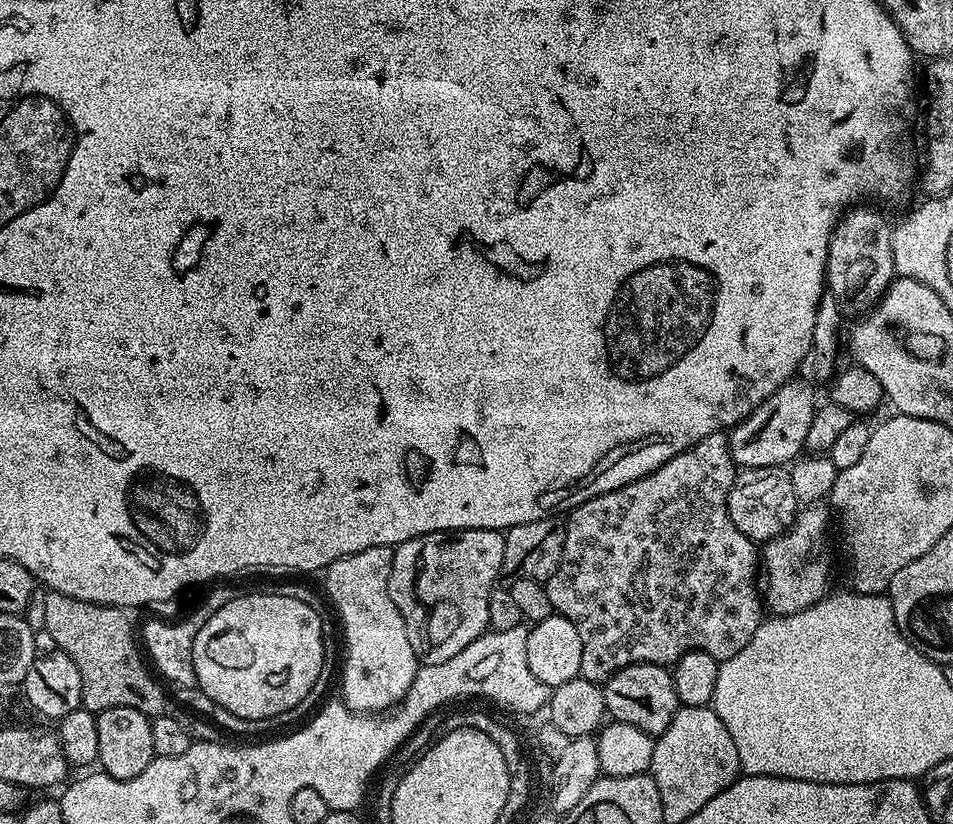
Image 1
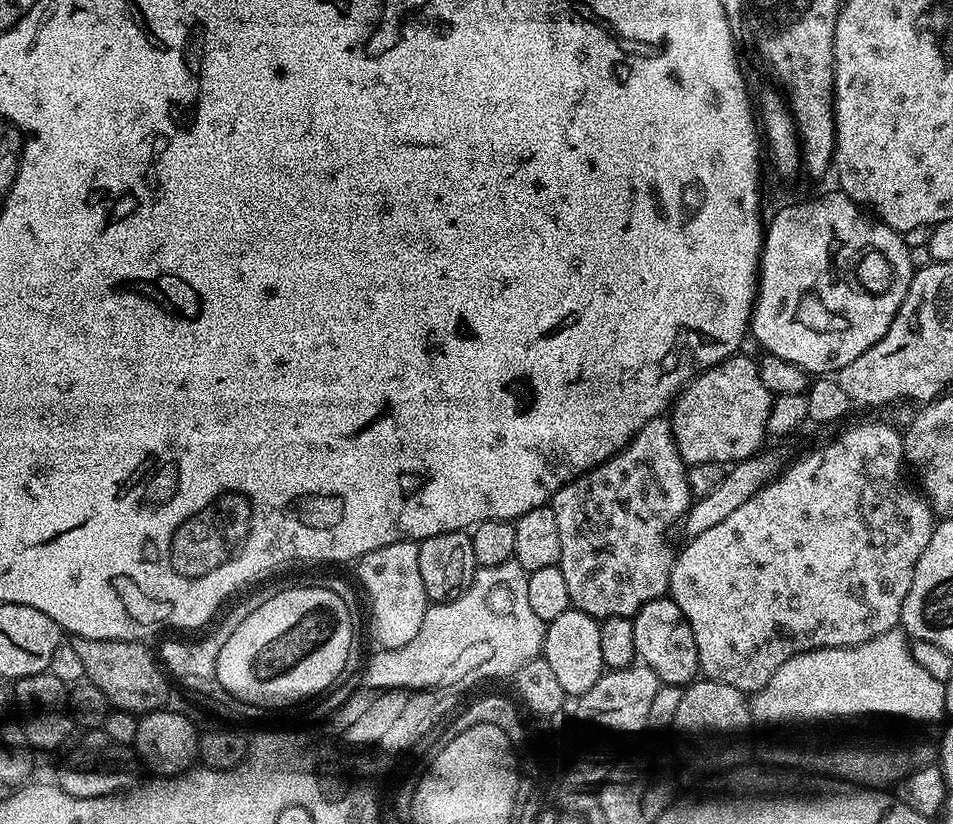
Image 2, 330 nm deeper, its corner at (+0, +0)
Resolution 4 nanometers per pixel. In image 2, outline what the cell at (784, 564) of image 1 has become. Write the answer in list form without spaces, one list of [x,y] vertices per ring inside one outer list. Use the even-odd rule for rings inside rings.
[[[864,420],[861,424],[852,424],[849,428],[842,429],[829,444],[806,453],[789,468],[787,465],[775,480],[746,498],[746,502],[742,502],[742,506],[738,506],[734,514],[718,522],[718,526],[710,526],[706,534],[691,537],[687,541],[688,545],[676,552],[676,560],[668,579],[668,591],[678,610],[682,610],[686,622],[690,622],[690,630],[694,630],[700,672],[707,679],[734,686],[745,694],[755,694],[762,690],[762,686],[766,686],[766,682],[770,682],[770,678],[774,678],[774,670],[778,670],[782,662],[798,654],[819,648],[858,646],[862,642],[870,642],[870,638],[878,638],[878,634],[886,634],[900,624],[902,602],[906,602],[910,582],[914,582],[914,566],[918,566],[918,558],[922,558],[922,550],[926,550],[926,542],[930,542],[934,527],[931,504],[917,489],[916,493],[904,481],[904,468],[906,469],[904,437],[899,431],[895,432],[890,425],[883,424],[880,420]]]

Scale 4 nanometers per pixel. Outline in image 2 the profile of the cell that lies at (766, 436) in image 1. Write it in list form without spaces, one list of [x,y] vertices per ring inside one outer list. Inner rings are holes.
[[[743,354],[731,356],[723,364],[715,364],[692,377],[683,392],[676,397],[670,408],[672,433],[674,442],[678,446],[678,454],[685,465],[714,462],[731,466],[756,455],[765,447],[764,440],[768,436],[768,419],[770,406],[774,399],[772,392],[762,386],[762,378],[758,378],[757,361],[753,357]]]

